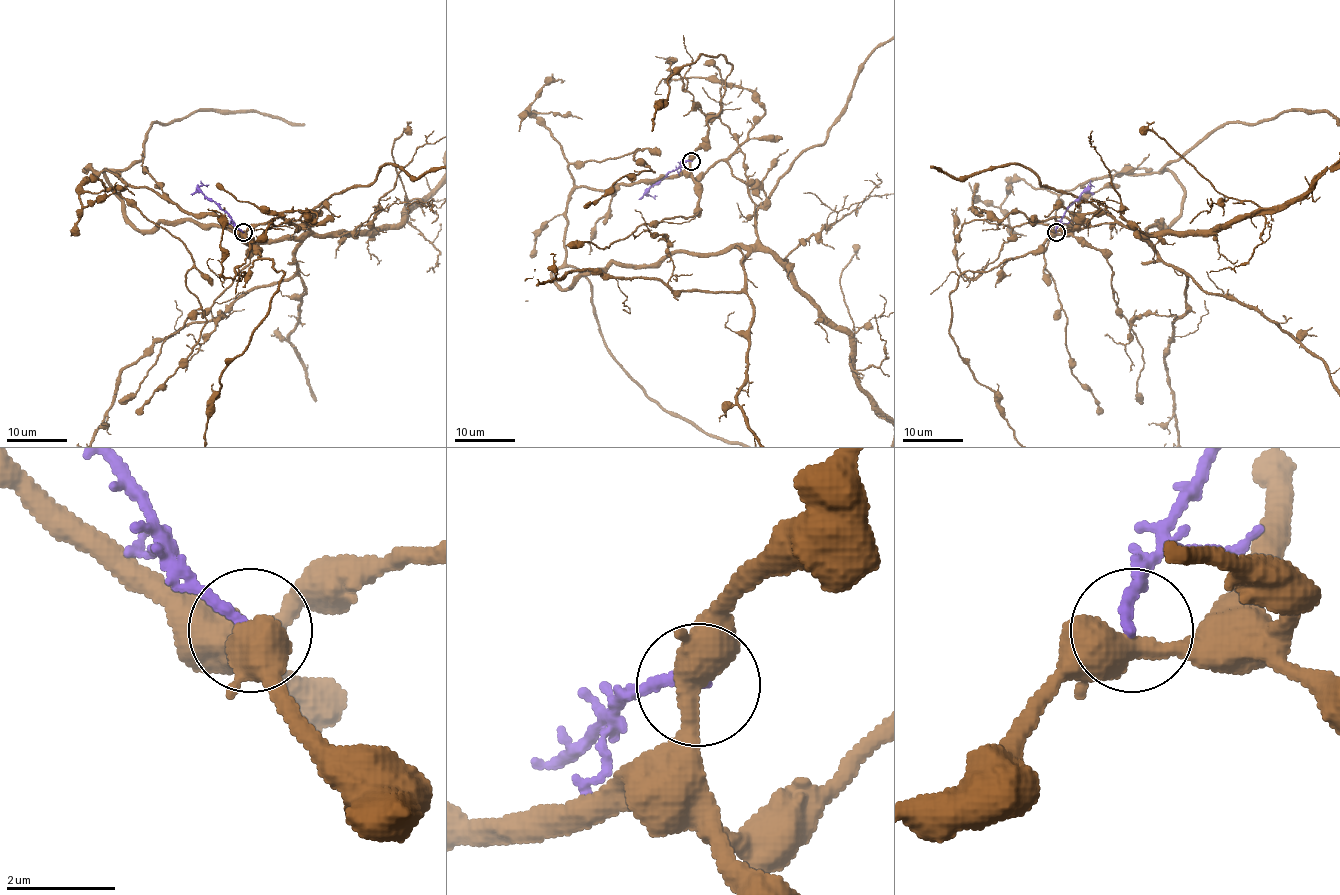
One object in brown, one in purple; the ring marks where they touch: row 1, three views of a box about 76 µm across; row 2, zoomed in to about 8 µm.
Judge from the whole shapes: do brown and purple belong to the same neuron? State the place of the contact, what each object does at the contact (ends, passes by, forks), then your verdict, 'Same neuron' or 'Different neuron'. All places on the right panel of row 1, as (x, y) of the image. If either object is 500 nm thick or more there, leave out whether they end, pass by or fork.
Place: (1056, 232). Different neuron

